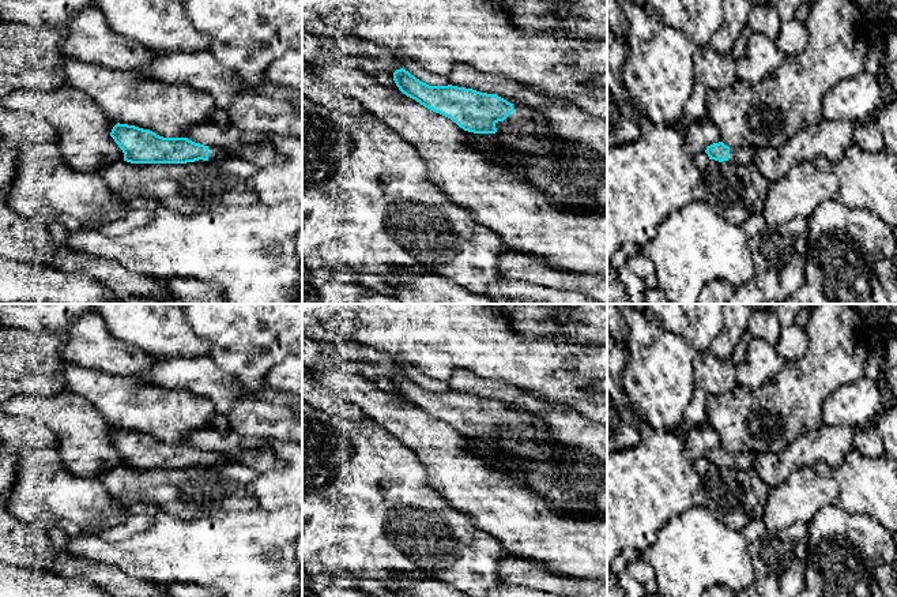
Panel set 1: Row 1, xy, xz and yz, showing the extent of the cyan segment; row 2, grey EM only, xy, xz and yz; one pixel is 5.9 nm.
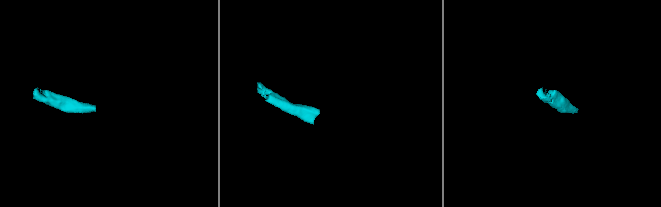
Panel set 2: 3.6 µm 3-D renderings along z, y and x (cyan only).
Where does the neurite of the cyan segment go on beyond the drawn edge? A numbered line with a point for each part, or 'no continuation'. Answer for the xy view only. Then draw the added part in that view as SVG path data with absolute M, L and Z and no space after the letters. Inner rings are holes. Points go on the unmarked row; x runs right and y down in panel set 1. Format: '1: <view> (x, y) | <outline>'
1: xy (214, 458) | M208 451L208 466L214 468L221 463L233 462L229 457L221 453Z

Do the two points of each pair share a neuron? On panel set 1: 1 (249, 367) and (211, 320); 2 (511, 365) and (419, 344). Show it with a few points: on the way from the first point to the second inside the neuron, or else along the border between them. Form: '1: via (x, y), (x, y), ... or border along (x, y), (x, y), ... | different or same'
1: via (247, 356), (222, 331) | same
2: via (487, 346), (485, 344), (443, 344) | same

